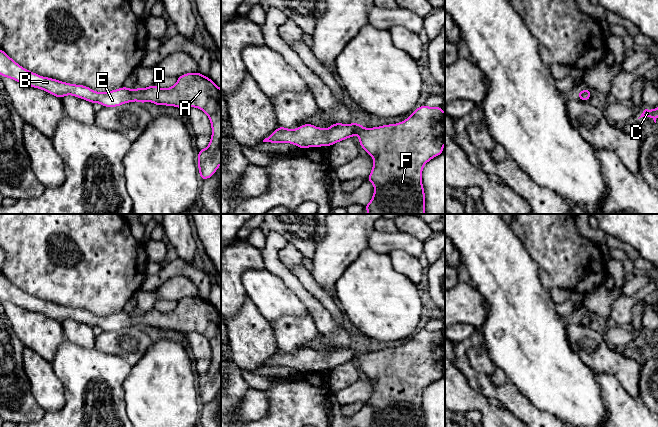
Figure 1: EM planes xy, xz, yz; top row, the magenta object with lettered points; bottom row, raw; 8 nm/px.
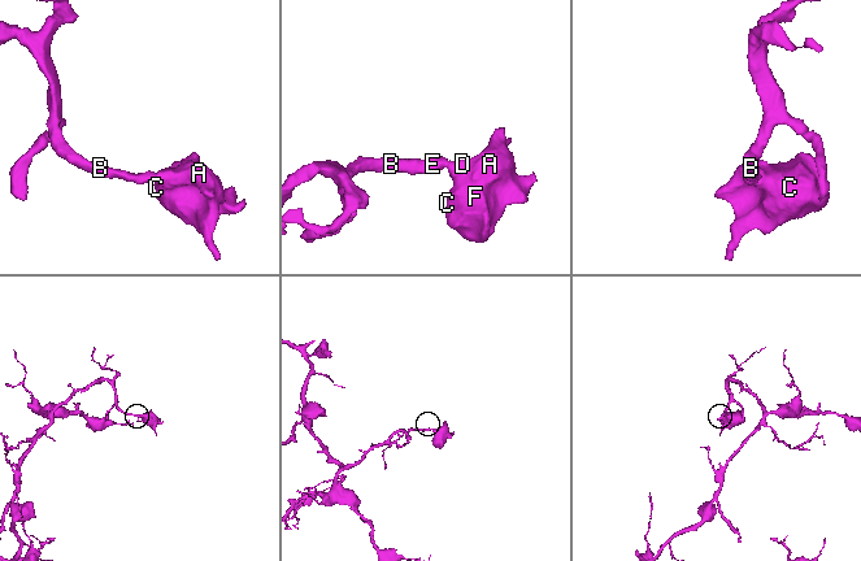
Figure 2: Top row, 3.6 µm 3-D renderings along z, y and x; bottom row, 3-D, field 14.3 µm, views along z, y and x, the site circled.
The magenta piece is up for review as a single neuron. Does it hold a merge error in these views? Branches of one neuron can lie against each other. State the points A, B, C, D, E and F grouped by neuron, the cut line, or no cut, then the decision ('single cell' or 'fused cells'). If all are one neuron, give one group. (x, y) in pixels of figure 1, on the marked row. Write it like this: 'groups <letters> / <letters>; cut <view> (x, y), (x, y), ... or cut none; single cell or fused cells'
groups A B C D E F; cut none; single cell

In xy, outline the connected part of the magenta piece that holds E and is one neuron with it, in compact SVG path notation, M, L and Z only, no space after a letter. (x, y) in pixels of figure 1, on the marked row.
M0 49L0 75L11 78L19 83L33 88L42 89L60 99L66 95L72 95L90 103L100 103L103 107L118 107L125 103L138 101L140 103L152 102L157 106L174 106L180 109L196 107L207 114L210 119L212 135L207 148L198 150L198 169L202 180L209 179L221 165L221 89L209 77L199 72L186 73L178 78L177 83L170 88L162 89L156 85L147 88L129 89L126 86L109 92L96 92L85 85L70 84L53 78L43 77L34 72L26 70L10 58L2 49Z

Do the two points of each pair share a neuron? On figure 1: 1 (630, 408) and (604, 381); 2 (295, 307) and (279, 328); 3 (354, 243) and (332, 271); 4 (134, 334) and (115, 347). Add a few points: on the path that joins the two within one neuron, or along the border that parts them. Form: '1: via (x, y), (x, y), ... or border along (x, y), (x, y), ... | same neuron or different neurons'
1: via (623, 401), (610, 388) | same neuron
2: border along (307, 312), (304, 315), (282, 315), (270, 323) | different neurons
3: via (347, 250), (333, 264) | same neuron
4: via (129, 339), (125, 343), (120, 343) | same neuron

